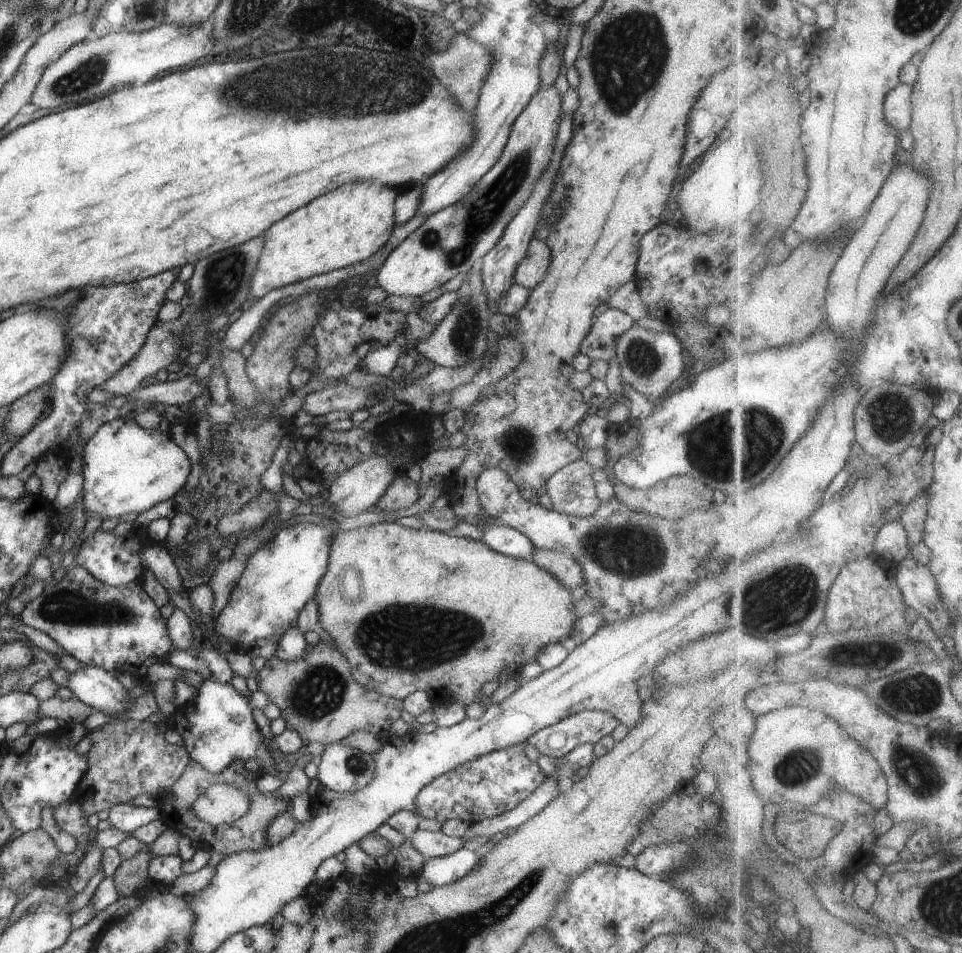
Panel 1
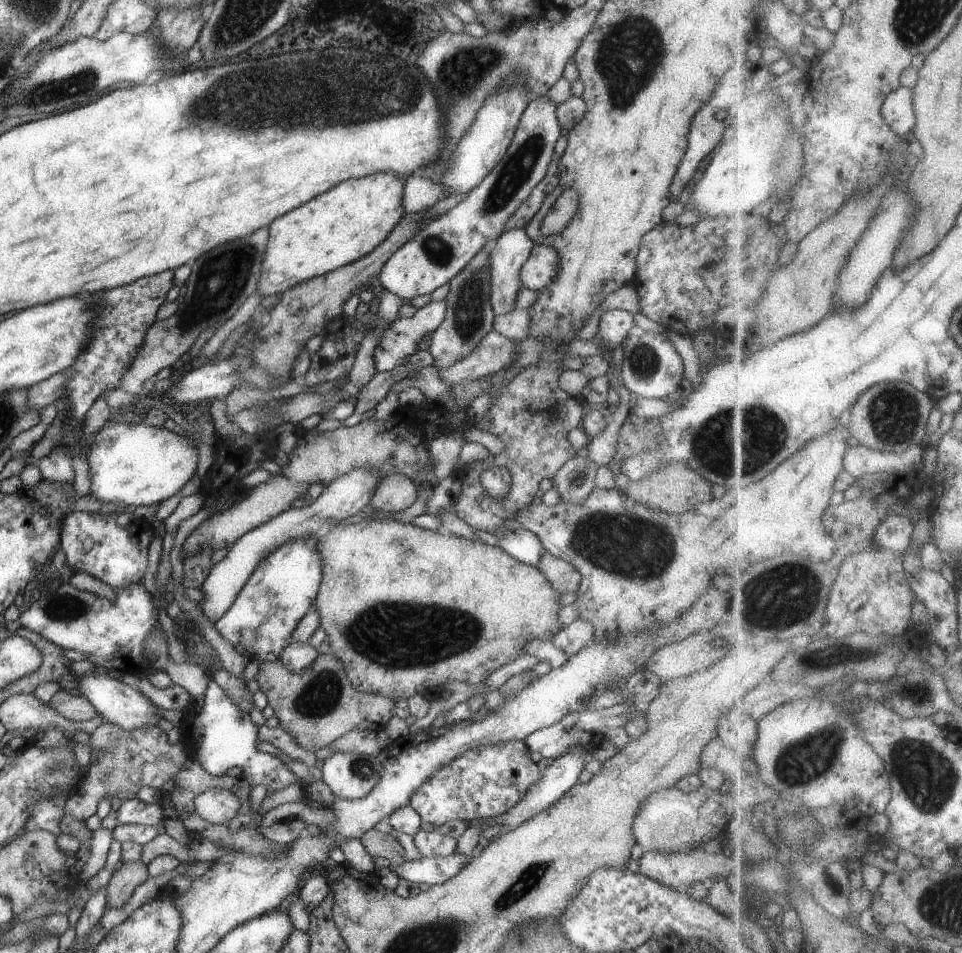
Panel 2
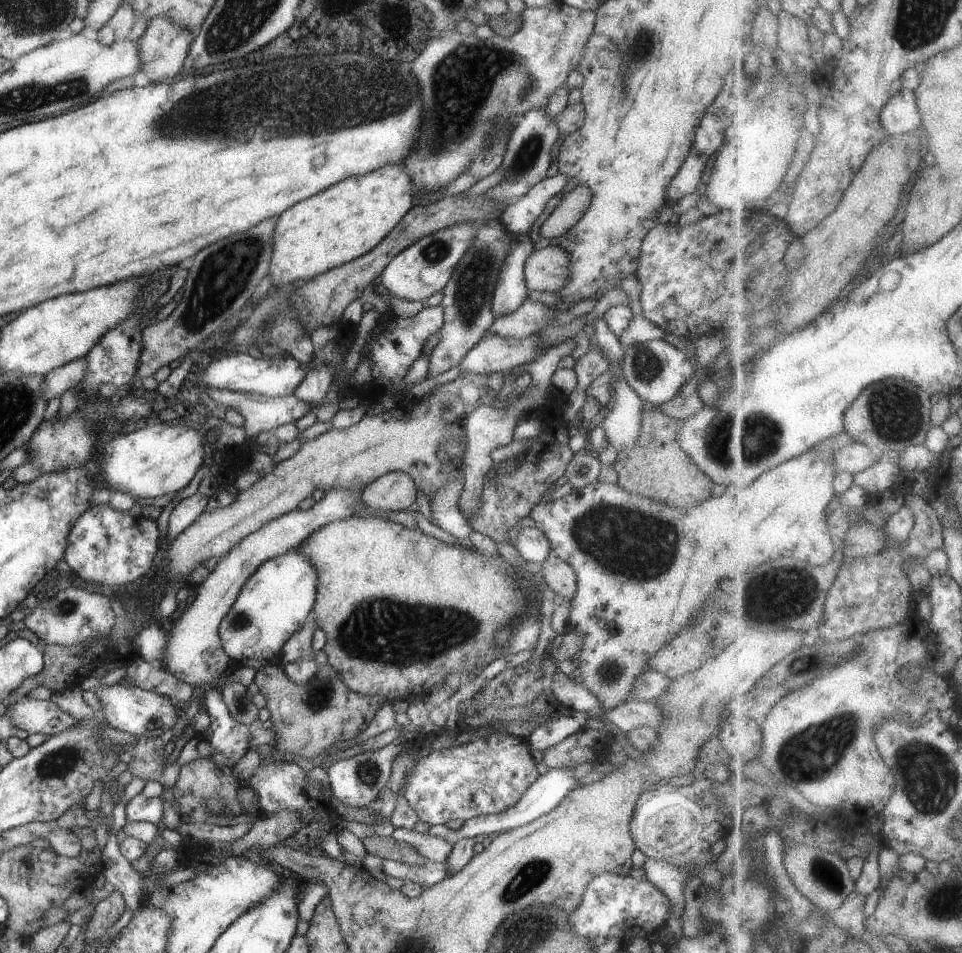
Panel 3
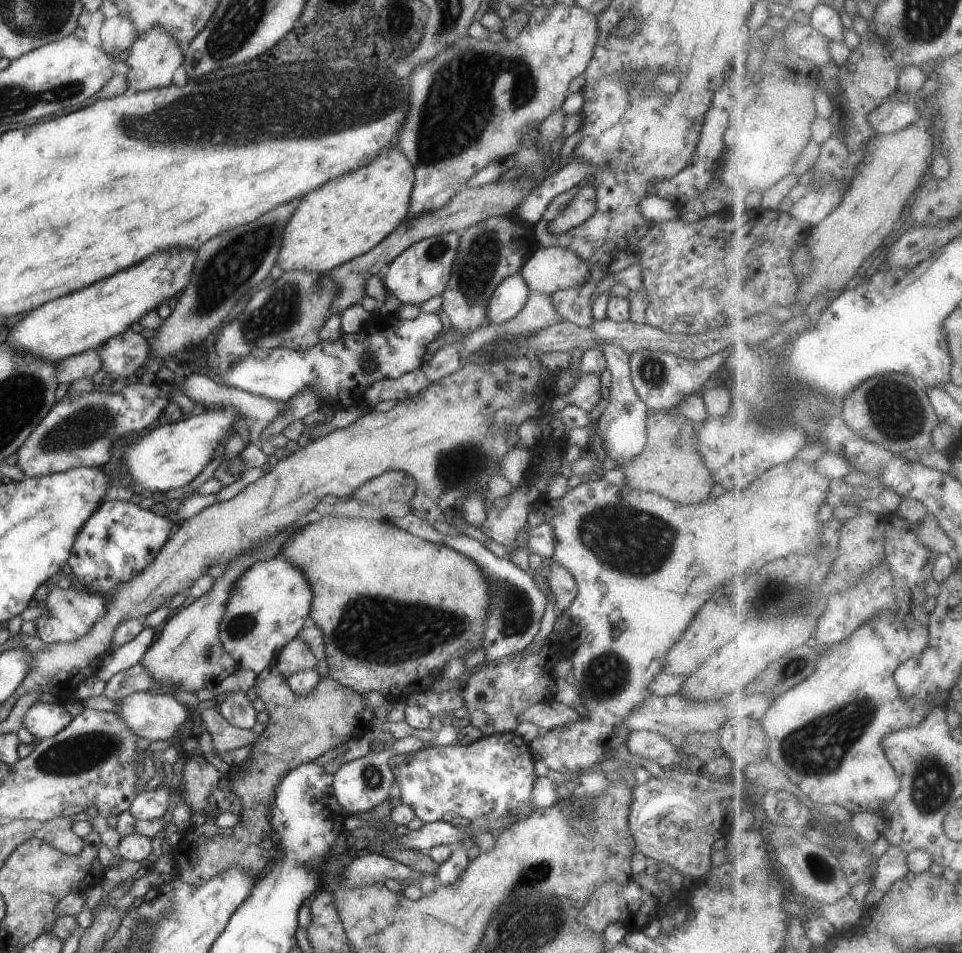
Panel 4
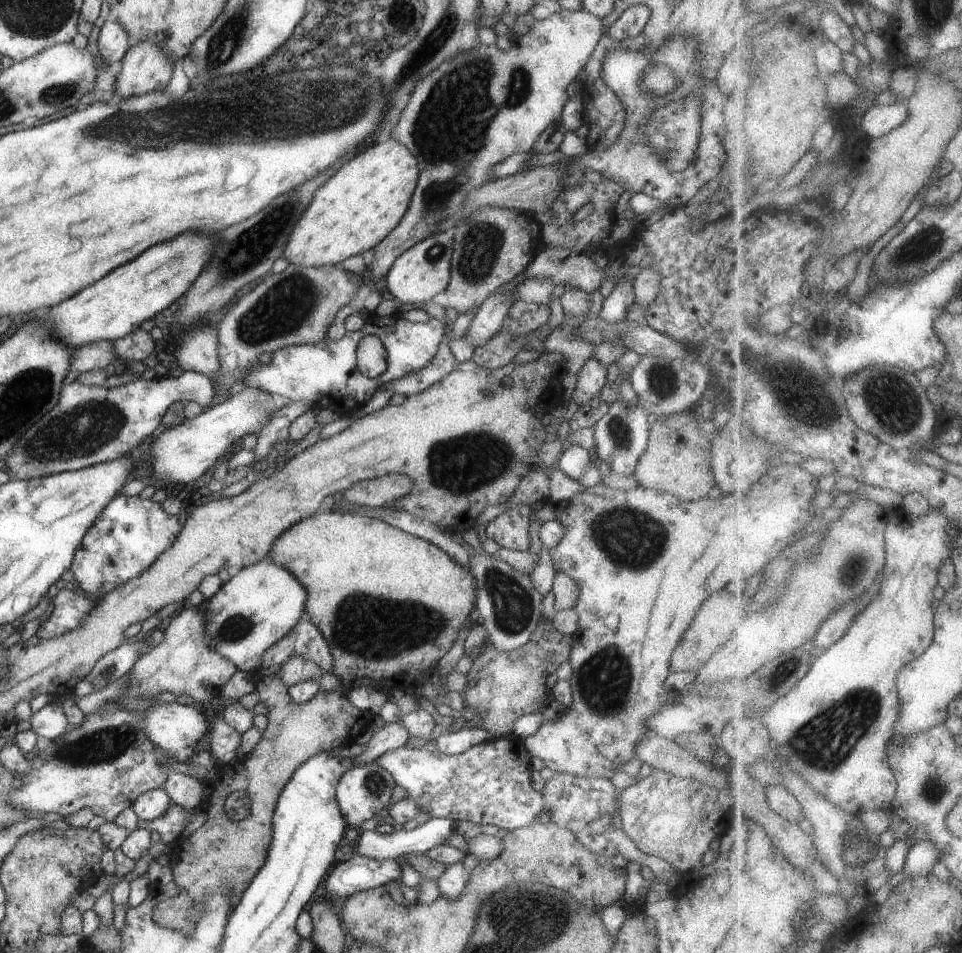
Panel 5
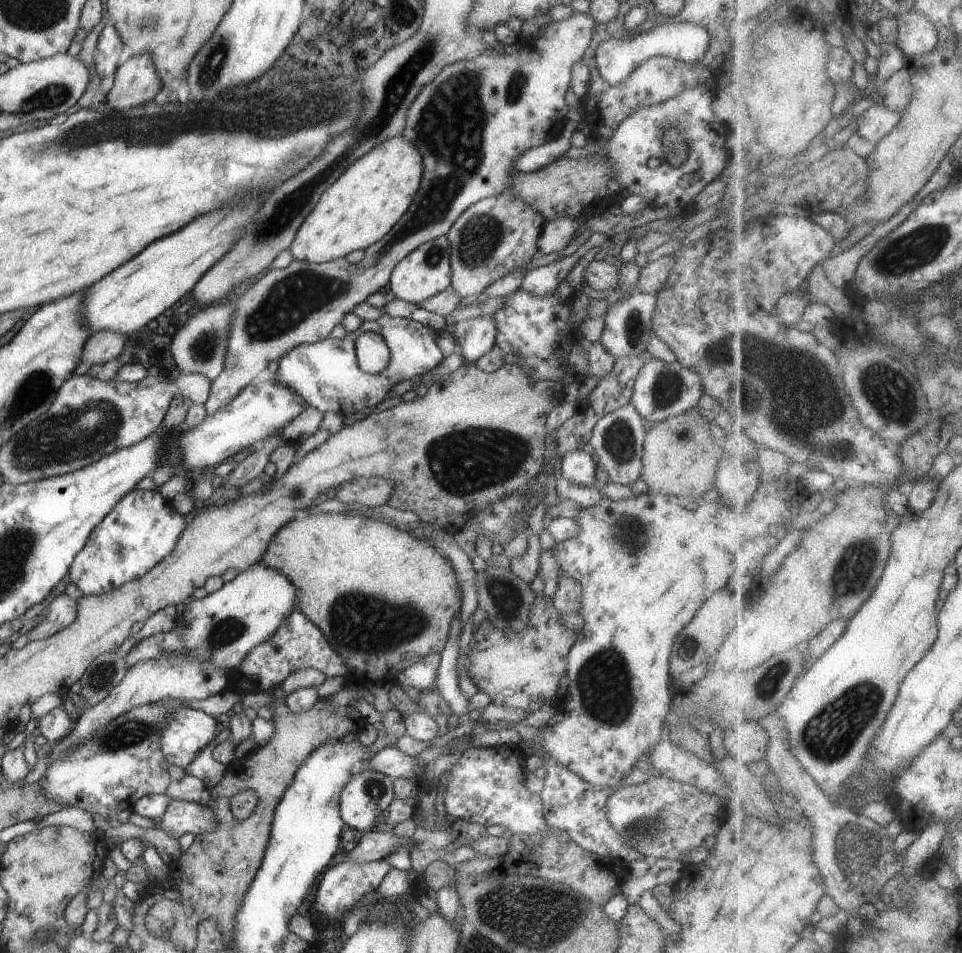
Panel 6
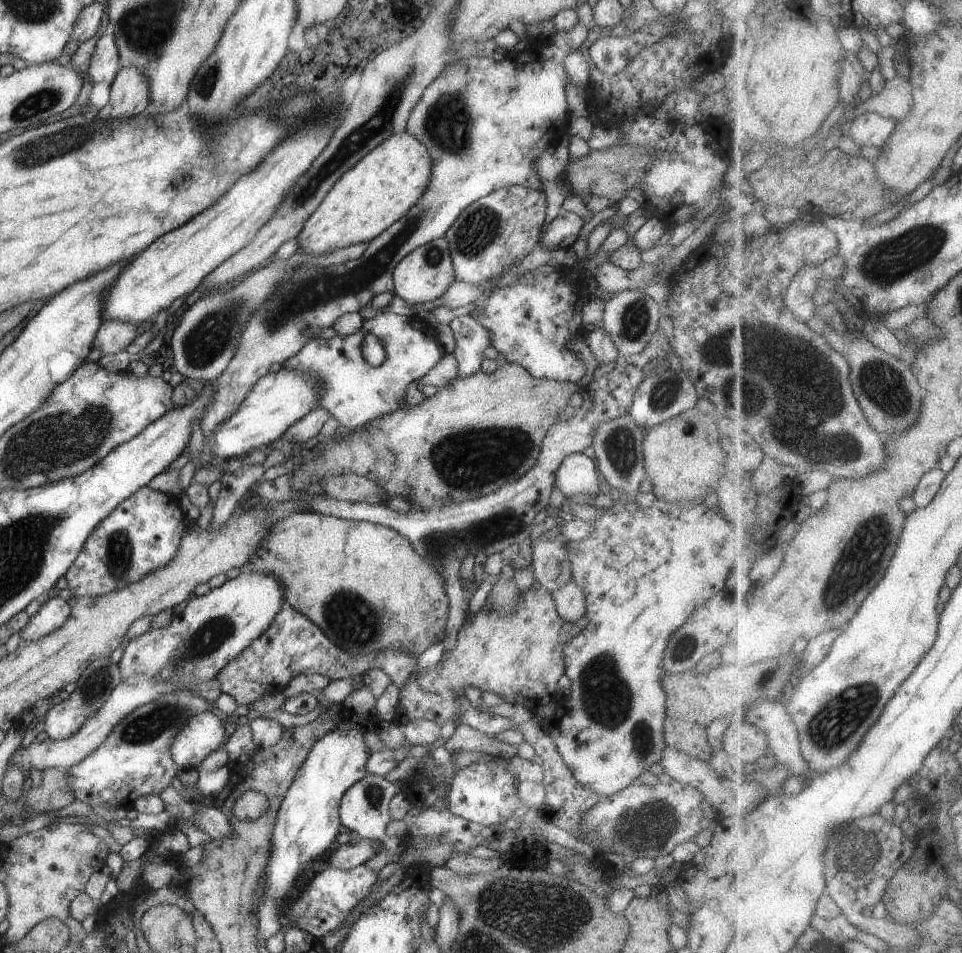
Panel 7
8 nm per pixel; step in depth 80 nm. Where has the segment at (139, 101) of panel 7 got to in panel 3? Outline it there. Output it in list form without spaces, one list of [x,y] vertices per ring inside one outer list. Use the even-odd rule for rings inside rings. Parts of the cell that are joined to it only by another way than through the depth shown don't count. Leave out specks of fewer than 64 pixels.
[[[166,17],[153,18],[147,24],[144,34],[137,40],[140,71],[150,77],[151,82],[169,82],[183,70],[190,43],[194,35],[185,28],[174,24]]]

